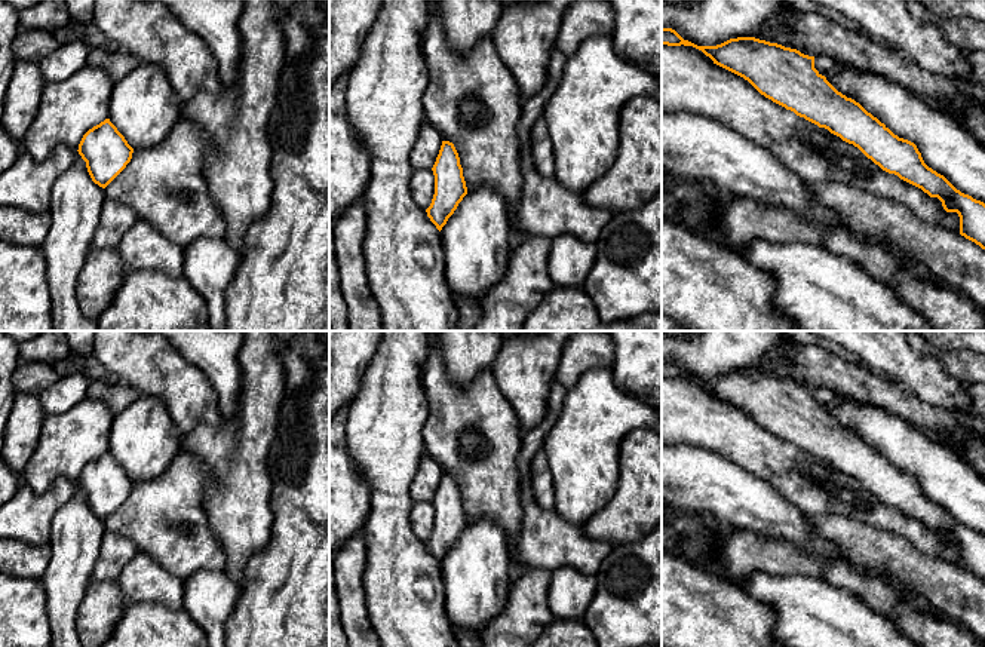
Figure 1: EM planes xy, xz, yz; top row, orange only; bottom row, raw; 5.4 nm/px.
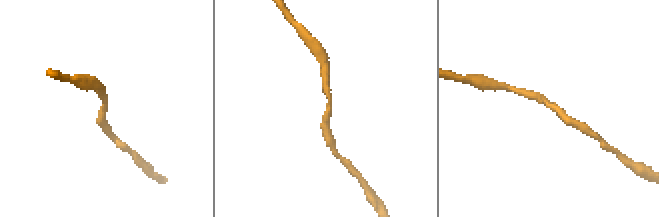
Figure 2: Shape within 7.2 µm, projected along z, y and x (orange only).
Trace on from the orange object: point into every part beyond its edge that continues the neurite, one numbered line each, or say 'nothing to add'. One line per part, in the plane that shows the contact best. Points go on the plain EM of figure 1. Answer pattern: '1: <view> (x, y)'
1: yz (948, 481)

